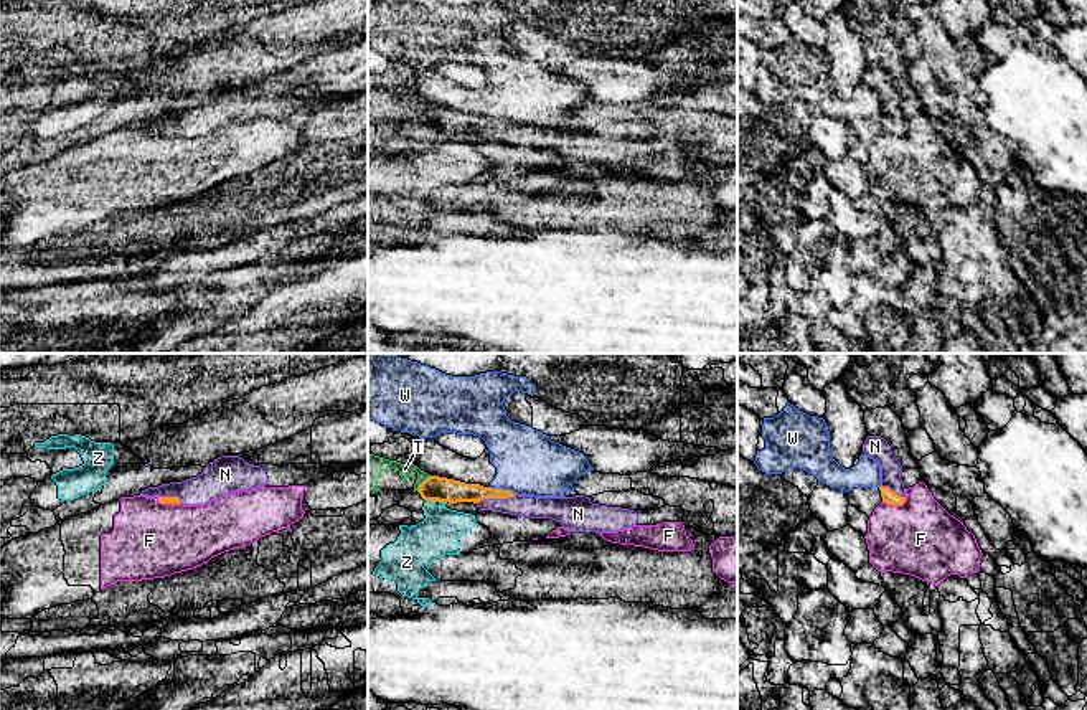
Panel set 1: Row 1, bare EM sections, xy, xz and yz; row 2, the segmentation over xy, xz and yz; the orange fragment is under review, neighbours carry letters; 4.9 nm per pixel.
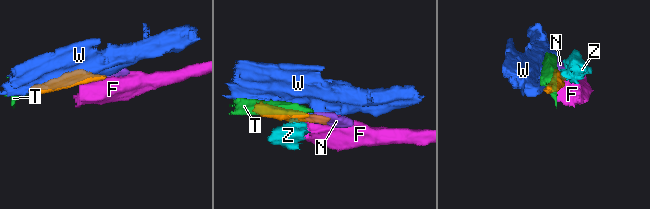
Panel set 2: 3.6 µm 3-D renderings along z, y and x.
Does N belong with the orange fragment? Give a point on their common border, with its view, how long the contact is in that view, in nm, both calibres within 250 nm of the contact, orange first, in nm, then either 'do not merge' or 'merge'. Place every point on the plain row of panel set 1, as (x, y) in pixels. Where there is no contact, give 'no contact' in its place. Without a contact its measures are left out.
contact xz (495, 127); length 220 nm; calibres 120 and 110 nm; merge

